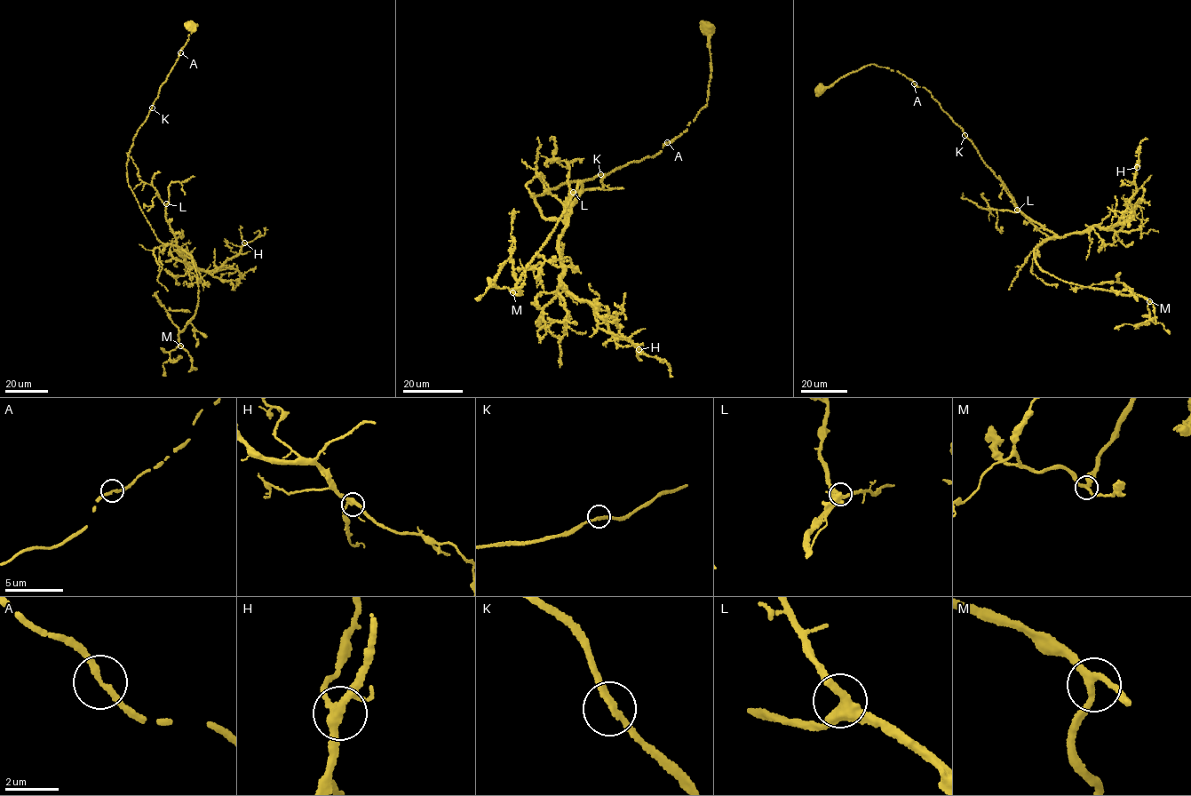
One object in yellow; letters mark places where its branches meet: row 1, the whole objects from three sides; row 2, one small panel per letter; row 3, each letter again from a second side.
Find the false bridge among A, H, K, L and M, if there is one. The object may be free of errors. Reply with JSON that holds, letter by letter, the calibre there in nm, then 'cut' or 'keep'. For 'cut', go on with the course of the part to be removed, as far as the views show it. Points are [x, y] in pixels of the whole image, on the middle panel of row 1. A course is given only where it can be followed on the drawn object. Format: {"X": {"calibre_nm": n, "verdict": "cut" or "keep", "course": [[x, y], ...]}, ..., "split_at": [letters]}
{"A": {"calibre_nm": 200, "verdict": "keep"}, "H": {"calibre_nm": 320, "verdict": "keep"}, "K": {"calibre_nm": 220, "verdict": "keep"}, "L": {"calibre_nm": 400, "verdict": "keep"}, "M": {"calibre_nm": 240, "verdict": "keep"}, "split_at": []}

